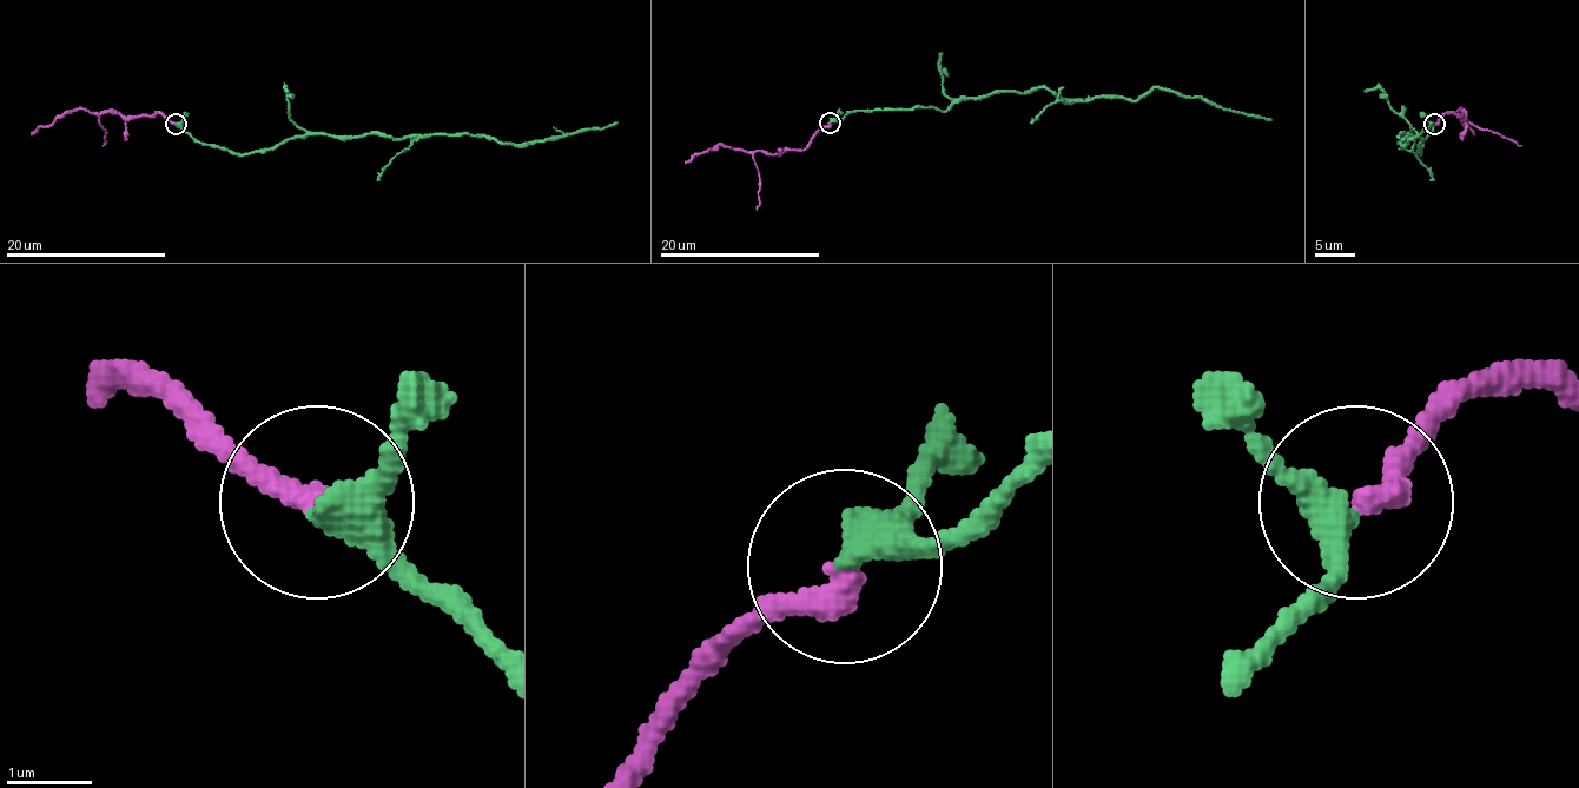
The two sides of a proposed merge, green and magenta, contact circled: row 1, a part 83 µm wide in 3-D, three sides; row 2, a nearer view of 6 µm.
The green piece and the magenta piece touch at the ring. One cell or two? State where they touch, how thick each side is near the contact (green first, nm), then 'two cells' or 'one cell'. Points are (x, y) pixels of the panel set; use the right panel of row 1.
at (1434, 124); 320 nm thick on the green side, 320 nm on the other; one cell

